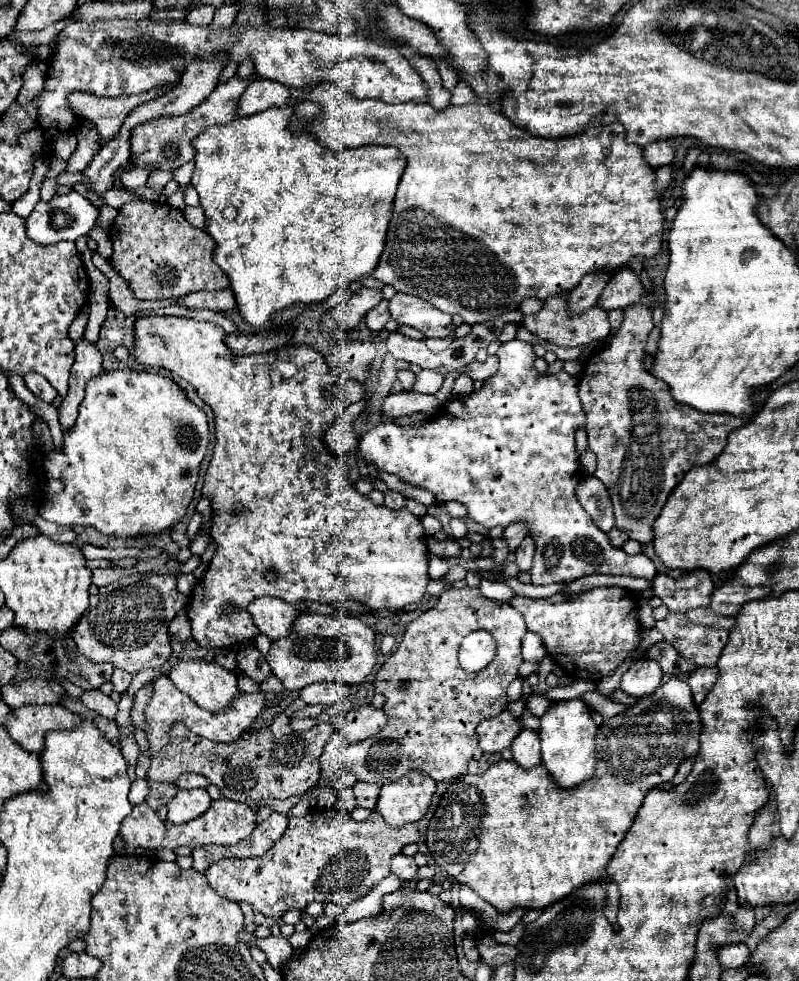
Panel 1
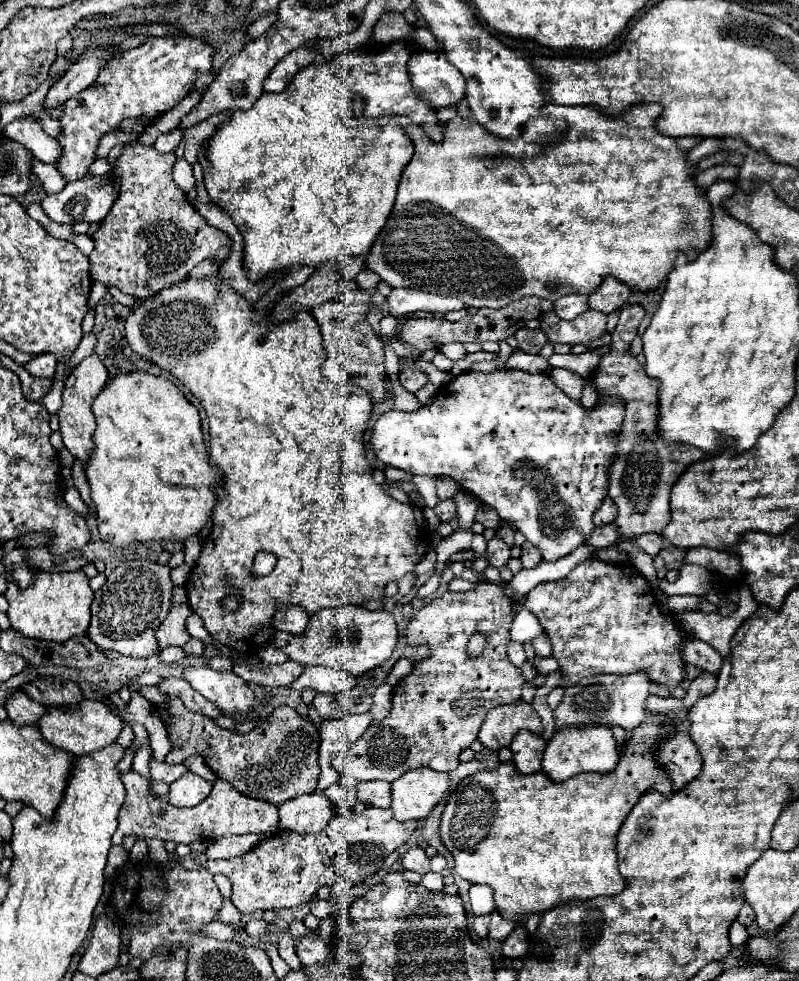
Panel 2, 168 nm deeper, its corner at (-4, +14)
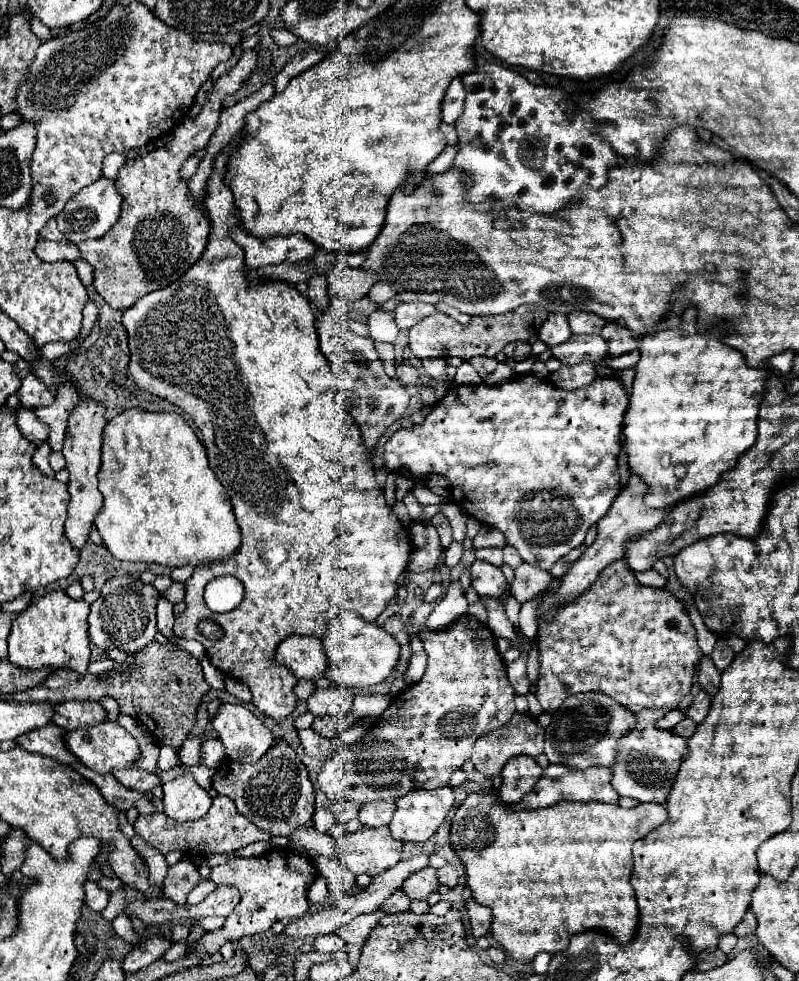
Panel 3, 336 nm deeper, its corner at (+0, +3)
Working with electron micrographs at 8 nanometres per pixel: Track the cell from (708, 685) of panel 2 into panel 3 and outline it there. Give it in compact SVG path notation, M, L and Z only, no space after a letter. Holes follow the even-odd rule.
M699 691L693 705L687 709L687 717L693 719L695 723L701 723L709 713L709 701L711 701L711 697L705 691Z

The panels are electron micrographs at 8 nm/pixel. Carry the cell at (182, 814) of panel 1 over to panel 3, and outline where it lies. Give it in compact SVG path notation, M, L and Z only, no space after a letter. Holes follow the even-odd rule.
M187 771L163 783L163 793L165 815L175 821L199 819L209 811L213 803L209 793L203 787L199 787L195 777Z

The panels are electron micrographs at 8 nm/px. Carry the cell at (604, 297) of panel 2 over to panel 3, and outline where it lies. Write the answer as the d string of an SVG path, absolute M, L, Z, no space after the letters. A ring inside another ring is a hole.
M585 311L567 313L567 319L573 333L601 333L601 329L607 325L607 321L599 315L591 315Z

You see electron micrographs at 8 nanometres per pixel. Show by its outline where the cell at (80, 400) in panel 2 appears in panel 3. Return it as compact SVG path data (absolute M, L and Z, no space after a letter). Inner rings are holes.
M81 397L75 409L69 415L69 425L67 425L67 435L63 443L63 457L67 461L67 471L69 471L69 511L67 511L67 521L65 521L65 533L67 539L71 539L73 549L83 549L85 543L89 541L89 531L93 527L93 521L97 513L103 507L103 495L97 489L97 473L101 467L101 429L105 427L105 407L97 403L91 397Z

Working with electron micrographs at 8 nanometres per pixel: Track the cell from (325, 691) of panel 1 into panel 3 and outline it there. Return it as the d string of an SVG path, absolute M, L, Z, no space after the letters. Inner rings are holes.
M329 687L317 689L313 697L307 701L309 711L315 717L323 715L347 715L353 705L353 691L347 687Z

